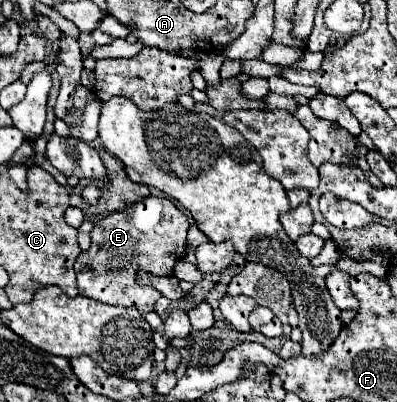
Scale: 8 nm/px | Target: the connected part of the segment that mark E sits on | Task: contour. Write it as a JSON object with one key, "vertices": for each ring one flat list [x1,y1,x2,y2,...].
{"vertices":[[147,197,131,207,131,213,115,211,95,223,91,231,91,247,75,259,79,295,109,305,133,307,141,315,153,311,161,297,155,287,137,281,137,273,171,275,173,265,185,255,185,237,189,221,183,211,167,197]]}

